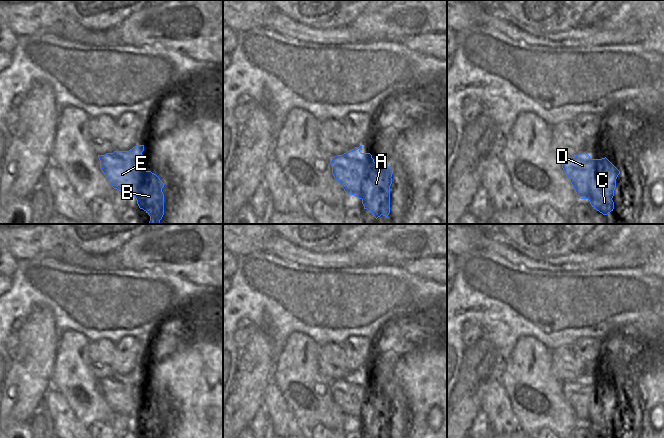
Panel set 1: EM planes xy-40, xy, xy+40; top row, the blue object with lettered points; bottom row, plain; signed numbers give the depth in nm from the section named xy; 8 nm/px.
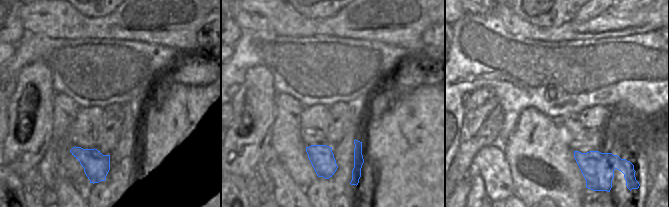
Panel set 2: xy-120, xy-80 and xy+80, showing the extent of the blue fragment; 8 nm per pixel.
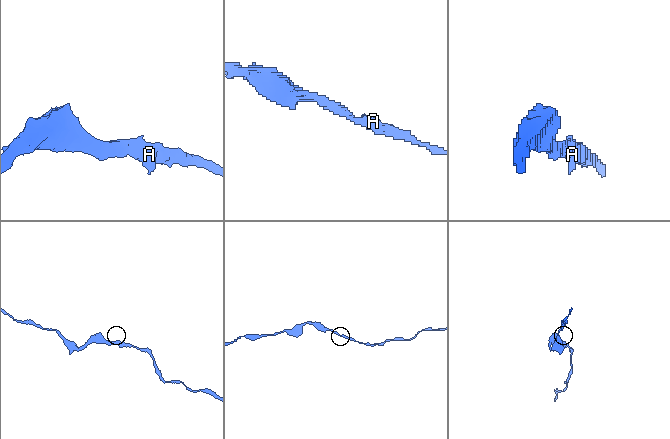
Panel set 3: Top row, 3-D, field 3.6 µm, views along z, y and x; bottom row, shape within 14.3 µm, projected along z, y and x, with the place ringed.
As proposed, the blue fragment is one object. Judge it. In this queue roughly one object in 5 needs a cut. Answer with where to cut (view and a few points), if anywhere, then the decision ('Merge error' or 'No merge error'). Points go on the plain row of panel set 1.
No split. No merge error.

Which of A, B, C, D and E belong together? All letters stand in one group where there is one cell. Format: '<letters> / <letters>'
A B C D E

